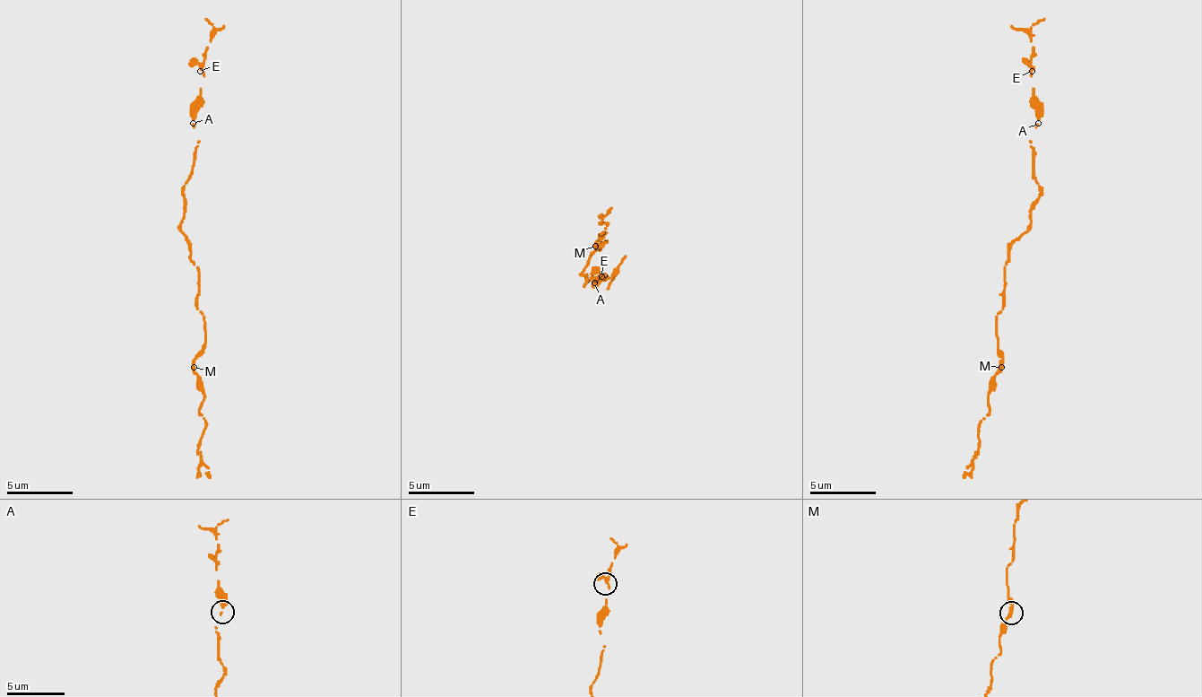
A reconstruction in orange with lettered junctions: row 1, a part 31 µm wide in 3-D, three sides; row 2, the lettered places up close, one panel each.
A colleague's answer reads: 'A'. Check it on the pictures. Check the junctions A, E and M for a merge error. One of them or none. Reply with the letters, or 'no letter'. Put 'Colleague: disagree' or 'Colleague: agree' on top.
Colleague: disagree
no letter

